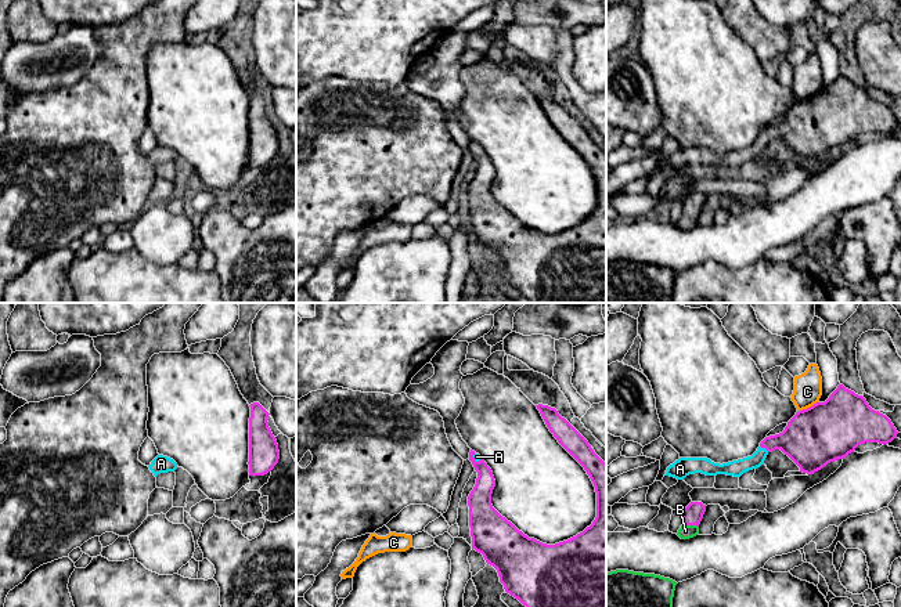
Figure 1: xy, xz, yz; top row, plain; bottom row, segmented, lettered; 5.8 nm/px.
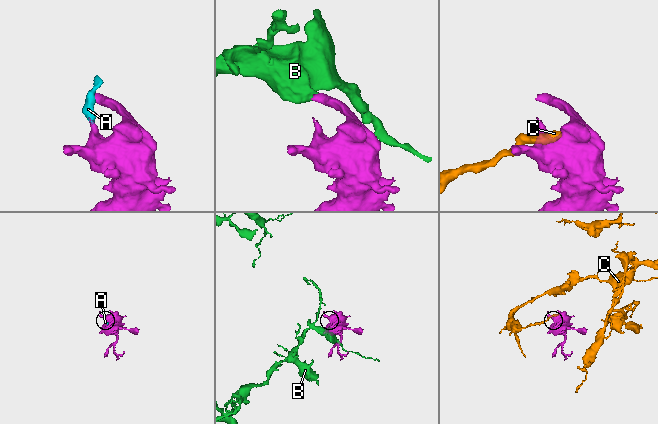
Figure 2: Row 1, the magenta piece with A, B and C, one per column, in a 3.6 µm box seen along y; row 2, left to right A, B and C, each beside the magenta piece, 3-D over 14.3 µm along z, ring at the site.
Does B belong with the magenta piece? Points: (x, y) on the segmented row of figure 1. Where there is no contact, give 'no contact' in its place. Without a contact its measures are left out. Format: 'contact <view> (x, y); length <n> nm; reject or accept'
contact yz (691, 524); length 100 nm; accept

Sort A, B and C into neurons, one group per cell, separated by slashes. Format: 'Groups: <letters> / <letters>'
Groups: A B / C

